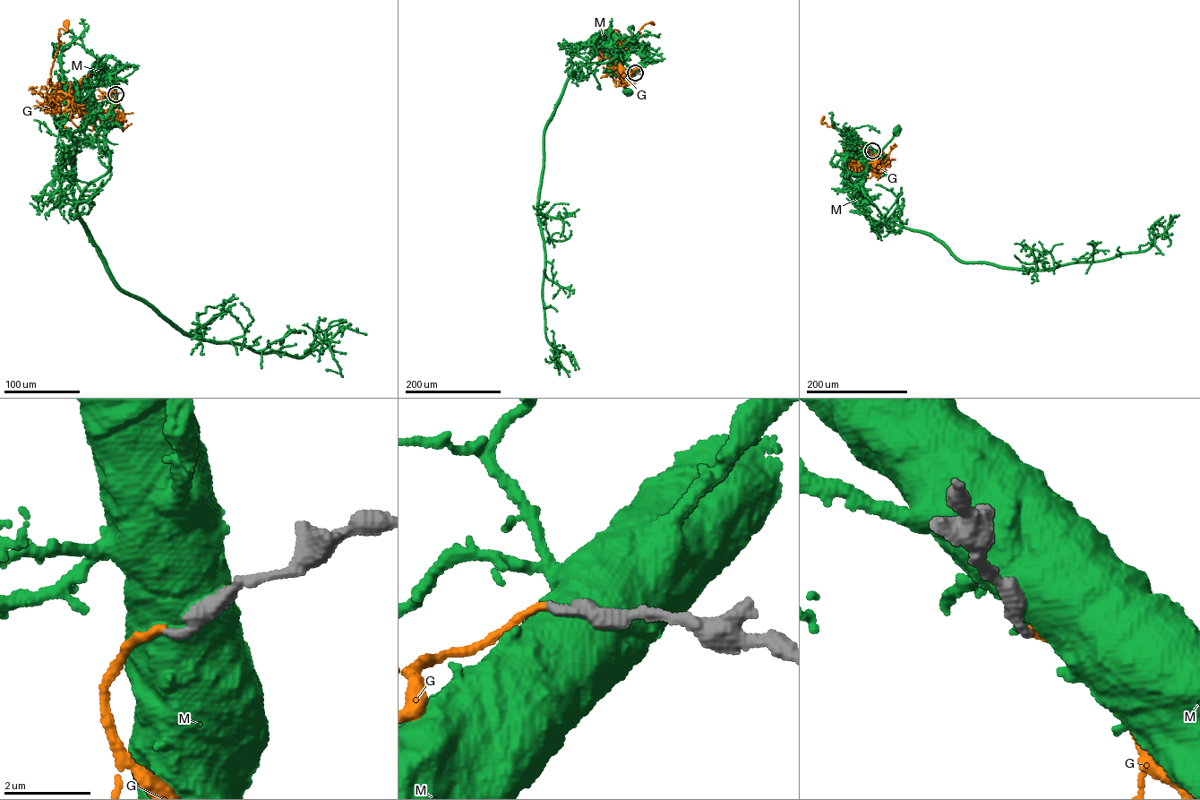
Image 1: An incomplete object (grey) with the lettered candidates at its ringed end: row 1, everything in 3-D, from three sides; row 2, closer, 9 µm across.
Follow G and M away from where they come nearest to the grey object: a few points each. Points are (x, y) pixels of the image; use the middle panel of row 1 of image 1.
G: (636, 73), (631, 75), (621, 73), (612, 59), (612, 48), (634, 37), (645, 24), (652, 22)
M: (636, 73), (630, 74), (617, 52), (603, 43)

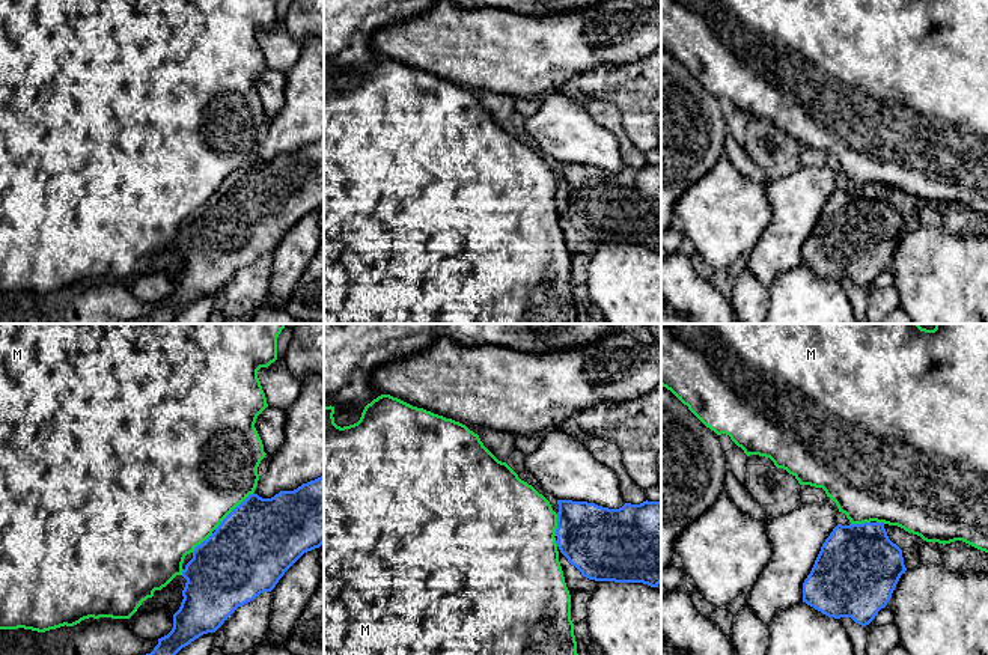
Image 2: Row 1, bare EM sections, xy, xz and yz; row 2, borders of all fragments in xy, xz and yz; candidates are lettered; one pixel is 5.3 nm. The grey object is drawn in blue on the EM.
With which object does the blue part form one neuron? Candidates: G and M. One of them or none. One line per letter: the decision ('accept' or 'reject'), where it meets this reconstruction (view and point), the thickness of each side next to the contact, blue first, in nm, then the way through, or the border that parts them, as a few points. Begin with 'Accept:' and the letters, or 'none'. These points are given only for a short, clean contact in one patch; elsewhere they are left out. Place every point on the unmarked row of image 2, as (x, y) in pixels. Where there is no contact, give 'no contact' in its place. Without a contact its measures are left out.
Accept: none
G: reject; no contact
M: reject; contact xy (234, 172); calibres 440 and 500 nm

